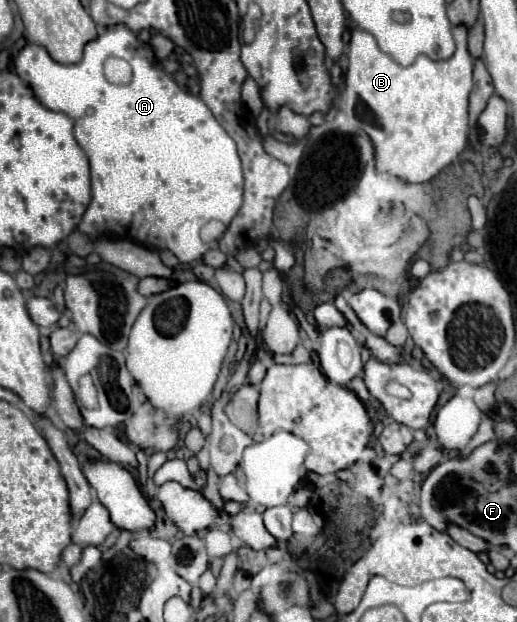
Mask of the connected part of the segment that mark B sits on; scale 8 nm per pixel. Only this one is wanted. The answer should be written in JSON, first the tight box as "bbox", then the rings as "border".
{"bbox":[345,26,473,184],"border":[[[455,26],[453,36],[457,42],[457,50],[449,60],[431,60],[427,56],[419,56],[411,66],[401,66],[379,50],[375,38],[369,32],[359,28],[351,32],[347,54],[349,68],[345,74],[345,98],[347,92],[353,92],[355,98],[373,112],[373,124],[363,124],[363,132],[373,142],[377,172],[395,176],[409,184],[423,184],[435,178],[443,168],[453,164],[465,150],[469,130],[467,106],[473,88],[473,58],[467,50],[467,28]]]}

